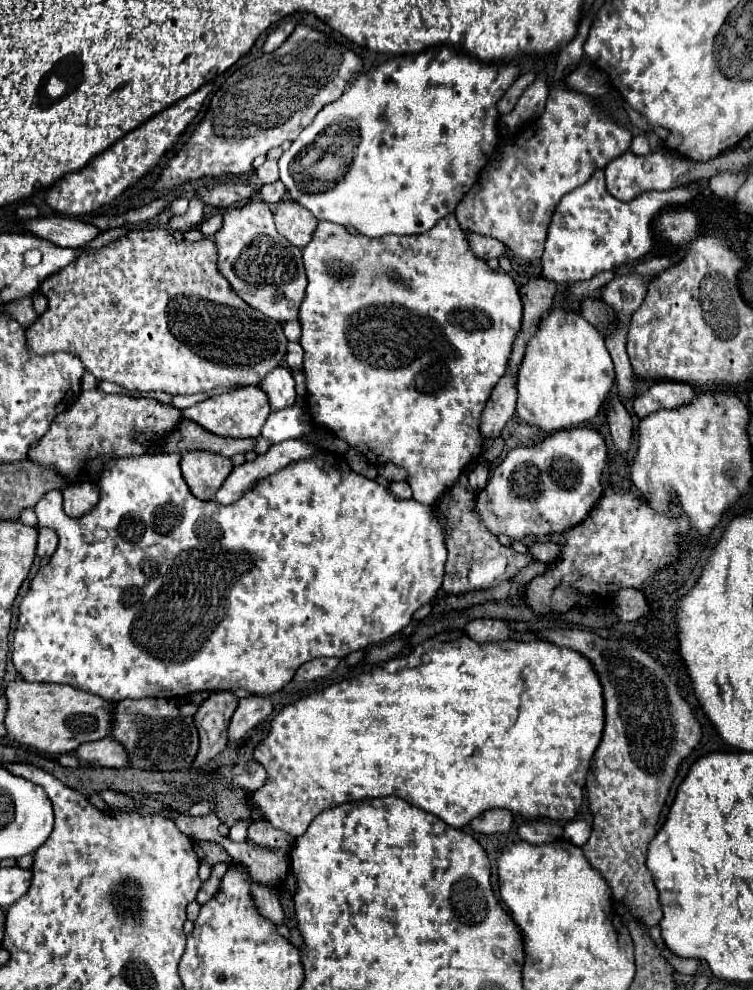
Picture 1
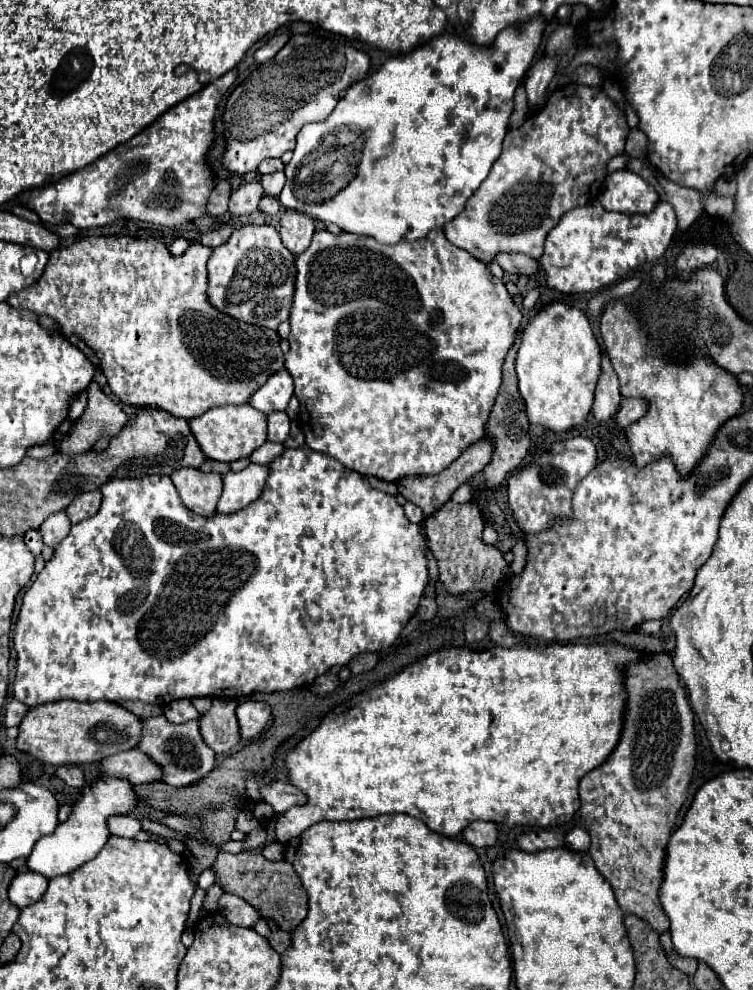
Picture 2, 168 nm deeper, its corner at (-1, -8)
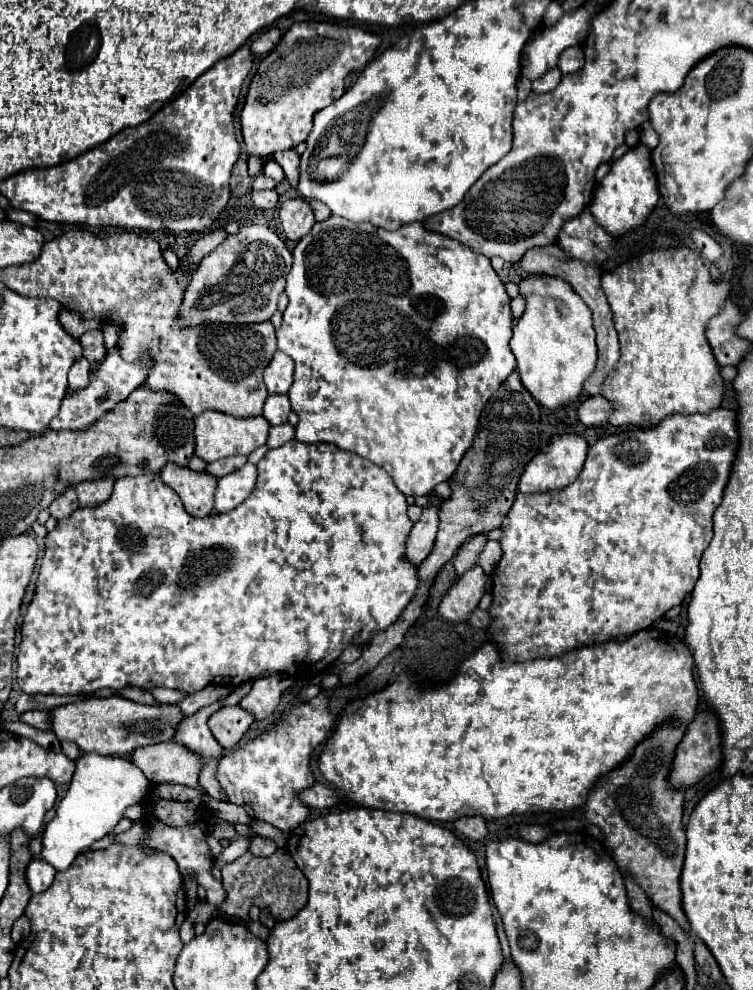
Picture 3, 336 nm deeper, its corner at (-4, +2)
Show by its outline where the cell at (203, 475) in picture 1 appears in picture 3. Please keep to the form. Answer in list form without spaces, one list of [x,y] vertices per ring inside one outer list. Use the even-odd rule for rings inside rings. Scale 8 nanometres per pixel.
[[[174,462],[166,464],[160,476],[182,498],[188,514],[198,518],[212,514],[214,492],[218,484],[216,476],[208,472],[194,472],[188,466],[174,466]]]

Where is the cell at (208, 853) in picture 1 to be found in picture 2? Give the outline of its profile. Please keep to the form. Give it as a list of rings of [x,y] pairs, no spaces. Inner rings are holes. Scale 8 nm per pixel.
[[[249,850],[239,854],[221,852],[217,854],[213,870],[217,874],[217,884],[223,892],[237,894],[245,902],[249,902],[261,918],[275,920],[285,932],[293,932],[307,916],[307,892],[303,884],[299,884],[299,876],[295,874],[293,866],[285,860],[269,862],[259,852]]]

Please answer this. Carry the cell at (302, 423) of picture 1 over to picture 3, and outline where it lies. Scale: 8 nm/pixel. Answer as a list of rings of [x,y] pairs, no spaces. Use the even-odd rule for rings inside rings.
[[[268,396],[264,404],[264,418],[272,424],[286,424],[288,422],[288,412],[290,412],[290,400],[288,396]]]

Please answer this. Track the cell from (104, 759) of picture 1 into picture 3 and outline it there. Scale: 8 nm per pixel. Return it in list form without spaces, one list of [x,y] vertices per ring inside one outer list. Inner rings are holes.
[[[172,740],[158,742],[154,746],[140,746],[134,750],[134,754],[130,754],[130,760],[152,784],[174,782],[192,788],[198,786],[198,772],[202,768],[200,756]]]

